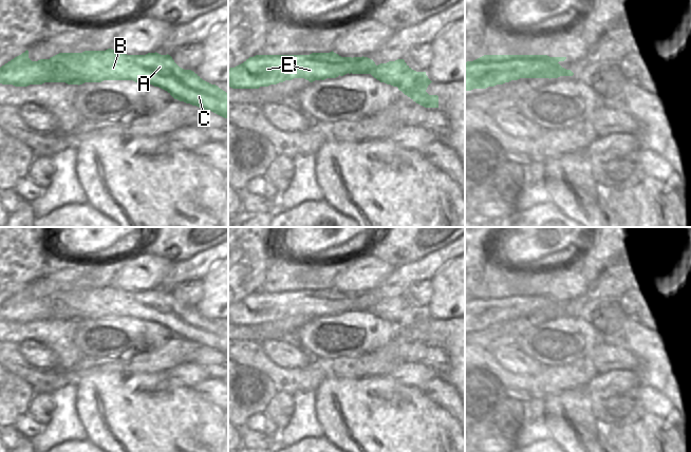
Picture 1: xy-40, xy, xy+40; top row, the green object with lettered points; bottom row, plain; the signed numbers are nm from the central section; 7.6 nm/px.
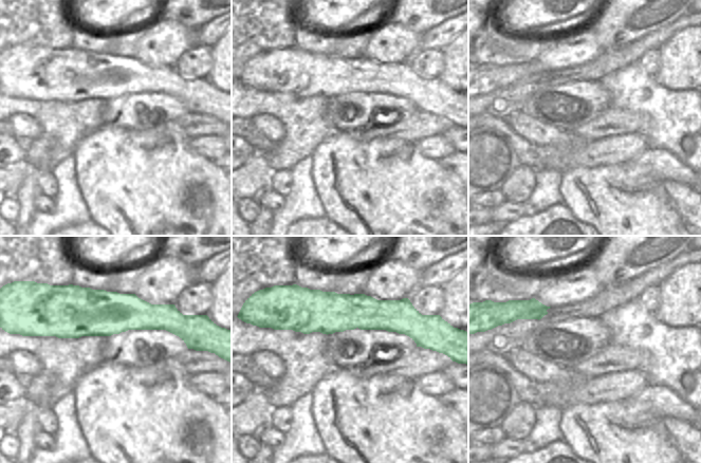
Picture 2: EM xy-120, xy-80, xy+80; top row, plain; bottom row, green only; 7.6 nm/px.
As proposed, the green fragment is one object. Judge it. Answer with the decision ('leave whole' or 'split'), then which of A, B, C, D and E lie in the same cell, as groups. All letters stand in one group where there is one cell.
split | A B C / D E

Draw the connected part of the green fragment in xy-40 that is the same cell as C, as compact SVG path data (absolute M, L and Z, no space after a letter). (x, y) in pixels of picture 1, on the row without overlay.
M112 285L59 289L50 295L52 319L82 321L104 317L133 317L167 327L174 336L228 355L228 329L180 304L170 291L127 291Z

